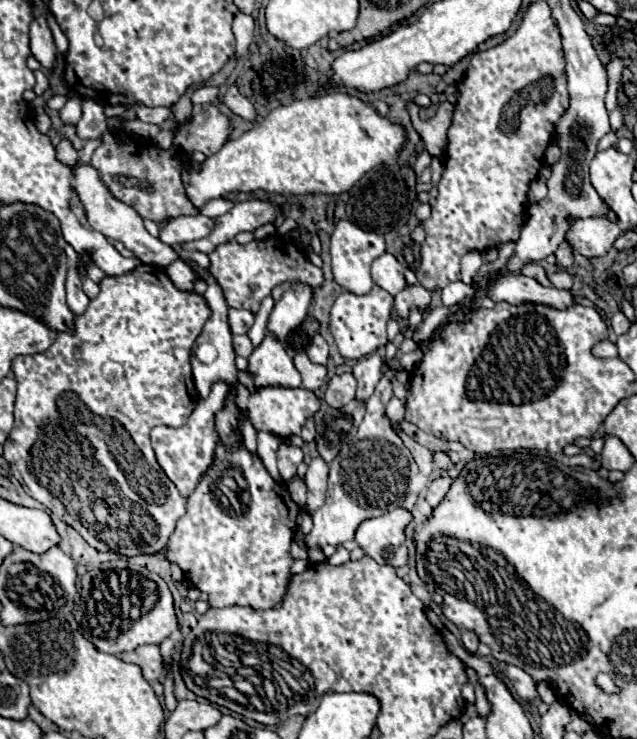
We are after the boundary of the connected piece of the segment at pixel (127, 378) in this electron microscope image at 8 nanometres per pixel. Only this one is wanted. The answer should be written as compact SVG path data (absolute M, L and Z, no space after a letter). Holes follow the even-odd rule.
M142 263L126 275L120 275L120 277L106 275L100 281L98 297L90 299L88 309L82 315L74 317L74 329L58 333L54 343L44 353L18 355L12 359L12 371L18 381L18 397L16 397L16 409L14 409L14 429L4 445L4 459L12 465L14 477L24 483L24 487L36 501L46 505L64 523L72 525L98 551L114 551L128 557L140 555L140 553L156 553L166 547L166 541L174 531L176 519L180 519L186 513L186 499L180 495L176 485L166 477L166 473L156 461L154 449L150 445L150 431L156 425L184 425L190 413L194 411L198 403L198 391L192 383L190 349L196 337L200 335L204 323L208 321L208 317L210 317L210 309L204 303L202 295L194 291L176 289L172 281L168 279L168 275L164 273L164 267ZM34 439L40 439L40 445L42 445L42 449L38 449L40 451L38 455L34 455Z

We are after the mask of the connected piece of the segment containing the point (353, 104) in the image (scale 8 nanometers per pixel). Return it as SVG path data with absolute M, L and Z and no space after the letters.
M328 93L320 97L308 97L294 101L290 105L276 107L270 111L262 123L246 131L238 139L230 139L218 153L210 155L202 163L202 171L184 169L182 181L190 201L202 209L208 199L218 199L230 191L250 193L264 189L282 195L338 195L348 191L362 175L372 171L376 165L396 165L398 155L406 143L406 129L388 117L380 115L372 105L348 93Z

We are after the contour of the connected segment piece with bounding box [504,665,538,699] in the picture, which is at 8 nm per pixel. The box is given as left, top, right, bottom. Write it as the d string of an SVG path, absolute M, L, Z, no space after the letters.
M506 665L504 675L510 679L512 687L516 689L516 693L518 693L522 699L536 699L536 697L538 697L538 691L536 691L536 683L534 683L534 679L532 679L526 671L522 671L520 667Z

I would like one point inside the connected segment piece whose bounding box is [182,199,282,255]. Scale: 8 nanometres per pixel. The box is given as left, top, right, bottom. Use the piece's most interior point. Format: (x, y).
(248, 215)

